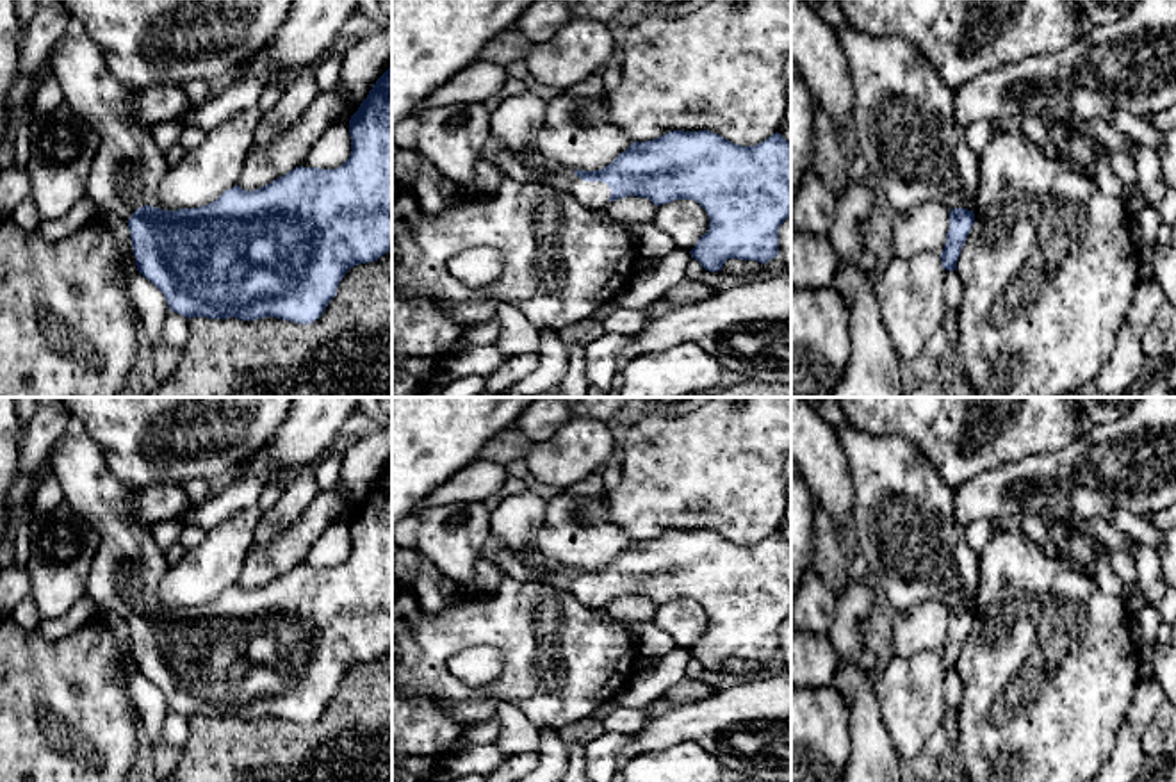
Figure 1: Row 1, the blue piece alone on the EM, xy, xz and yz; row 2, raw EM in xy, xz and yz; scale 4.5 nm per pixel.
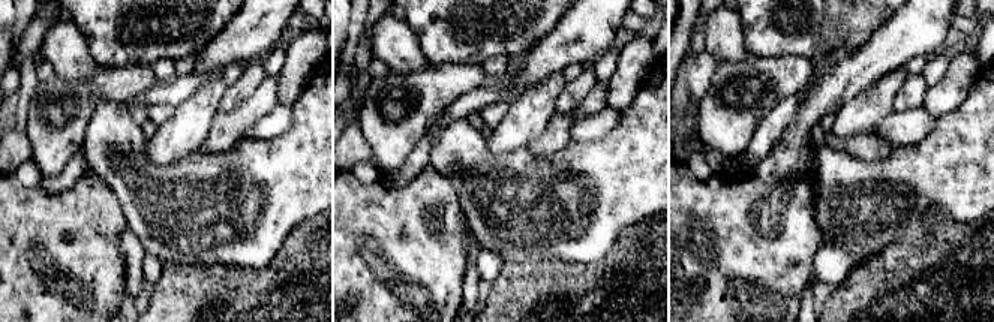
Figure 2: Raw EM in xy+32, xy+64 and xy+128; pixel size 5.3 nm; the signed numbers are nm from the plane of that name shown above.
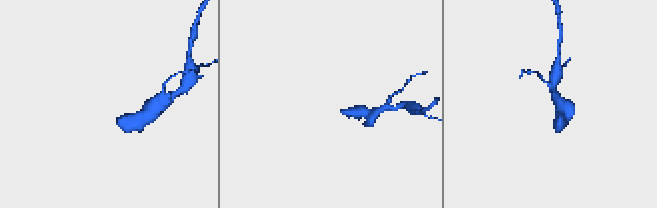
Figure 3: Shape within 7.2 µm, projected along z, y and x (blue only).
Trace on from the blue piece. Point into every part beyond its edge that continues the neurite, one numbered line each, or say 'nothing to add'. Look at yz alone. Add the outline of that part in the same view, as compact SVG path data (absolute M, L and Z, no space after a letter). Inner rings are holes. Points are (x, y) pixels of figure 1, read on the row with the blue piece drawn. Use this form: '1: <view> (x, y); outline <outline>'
1: yz (904, 114); outline M853 25L836 32L852 80L852 125L891 208L905 212L923 201L941 200L950 208L975 210L980 160L968 143L966 128L955 119L955 91L905 39L871 36Z

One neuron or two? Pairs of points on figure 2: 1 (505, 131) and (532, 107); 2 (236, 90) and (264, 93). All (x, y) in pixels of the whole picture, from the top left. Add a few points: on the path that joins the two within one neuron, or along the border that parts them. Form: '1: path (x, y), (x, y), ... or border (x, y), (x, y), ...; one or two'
1: path (511, 128), (526, 113); one
2: border (266, 77), (258, 89), (240, 104); two

